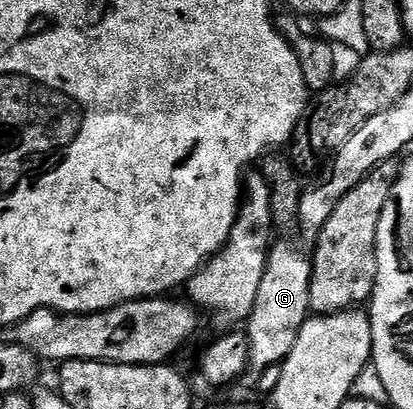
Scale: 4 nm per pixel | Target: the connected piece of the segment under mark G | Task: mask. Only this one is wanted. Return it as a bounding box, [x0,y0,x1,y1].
[244,239,311,383]

